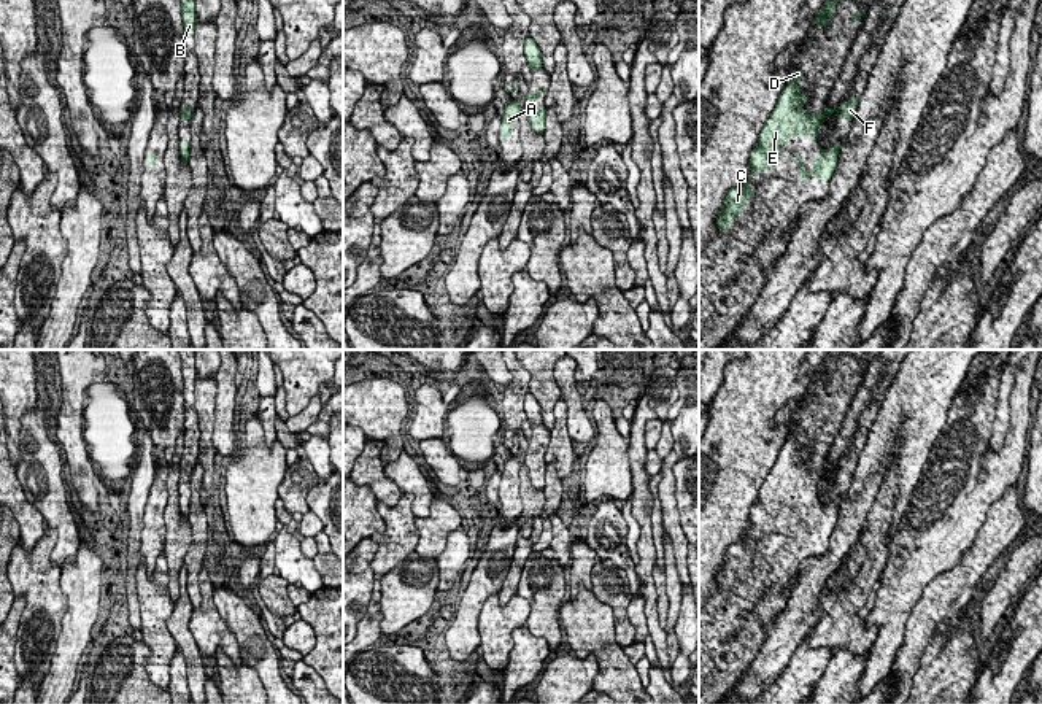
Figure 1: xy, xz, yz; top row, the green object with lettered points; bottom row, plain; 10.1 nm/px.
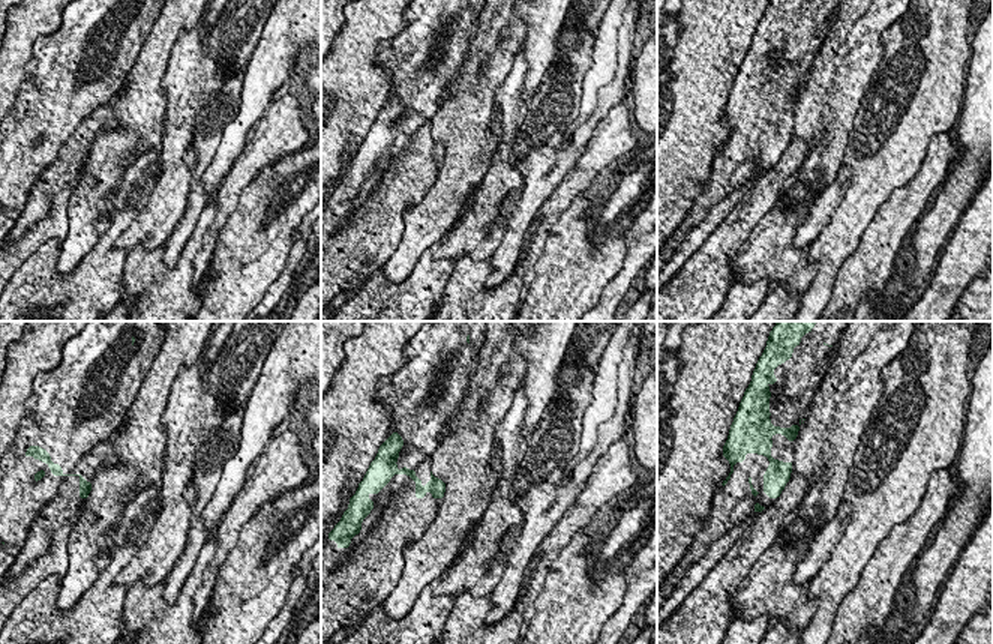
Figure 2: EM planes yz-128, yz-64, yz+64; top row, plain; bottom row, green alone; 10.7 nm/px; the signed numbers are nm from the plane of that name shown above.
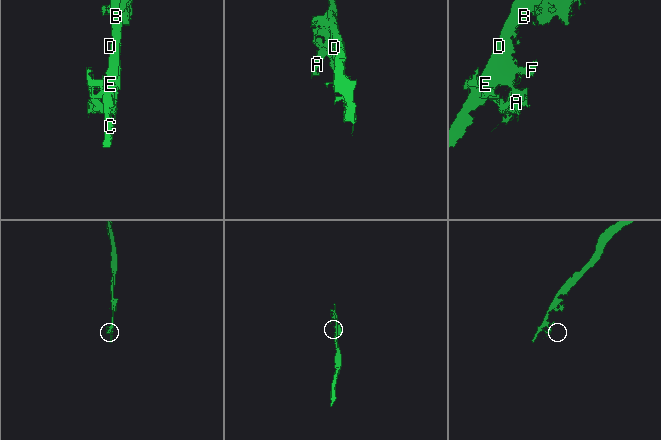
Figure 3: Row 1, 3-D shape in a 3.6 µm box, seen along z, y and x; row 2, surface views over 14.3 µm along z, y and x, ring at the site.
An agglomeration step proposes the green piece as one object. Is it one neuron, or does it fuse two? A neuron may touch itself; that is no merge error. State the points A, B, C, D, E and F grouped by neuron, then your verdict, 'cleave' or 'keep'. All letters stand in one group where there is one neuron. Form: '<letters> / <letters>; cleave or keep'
A B C D E F; keep

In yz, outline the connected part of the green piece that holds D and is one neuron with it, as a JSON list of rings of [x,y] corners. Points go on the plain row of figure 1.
[[[794,426],[793,432],[783,443],[778,458],[766,477],[759,499],[750,510],[751,532],[758,532],[761,526],[774,524],[780,513],[780,501],[789,499],[794,489],[801,493],[813,493],[818,497],[818,483],[832,467],[837,467],[837,475],[853,477],[859,453],[842,458],[837,464],[826,464],[818,472],[804,467],[805,448],[797,443],[797,437],[804,432],[801,426]]]

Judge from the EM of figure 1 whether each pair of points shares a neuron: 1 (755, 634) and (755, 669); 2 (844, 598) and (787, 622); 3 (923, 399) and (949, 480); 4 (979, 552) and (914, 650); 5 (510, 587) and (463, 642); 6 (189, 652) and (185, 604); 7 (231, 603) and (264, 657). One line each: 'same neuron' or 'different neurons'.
1: different neurons
2: different neurons
3: different neurons
4: same neuron
5: different neurons
6: same neuron
7: same neuron

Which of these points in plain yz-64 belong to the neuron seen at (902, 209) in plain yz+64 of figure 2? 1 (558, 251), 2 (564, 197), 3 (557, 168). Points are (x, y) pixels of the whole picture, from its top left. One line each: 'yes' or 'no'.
1: no
2: yes
3: no

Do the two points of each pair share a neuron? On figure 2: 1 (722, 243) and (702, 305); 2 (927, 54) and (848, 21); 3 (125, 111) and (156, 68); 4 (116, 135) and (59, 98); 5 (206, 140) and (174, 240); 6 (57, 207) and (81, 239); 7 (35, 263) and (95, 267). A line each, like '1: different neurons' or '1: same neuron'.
1: same neuron
2: different neurons
3: same neuron
4: different neurons
5: same neuron
6: different neurons
7: same neuron

